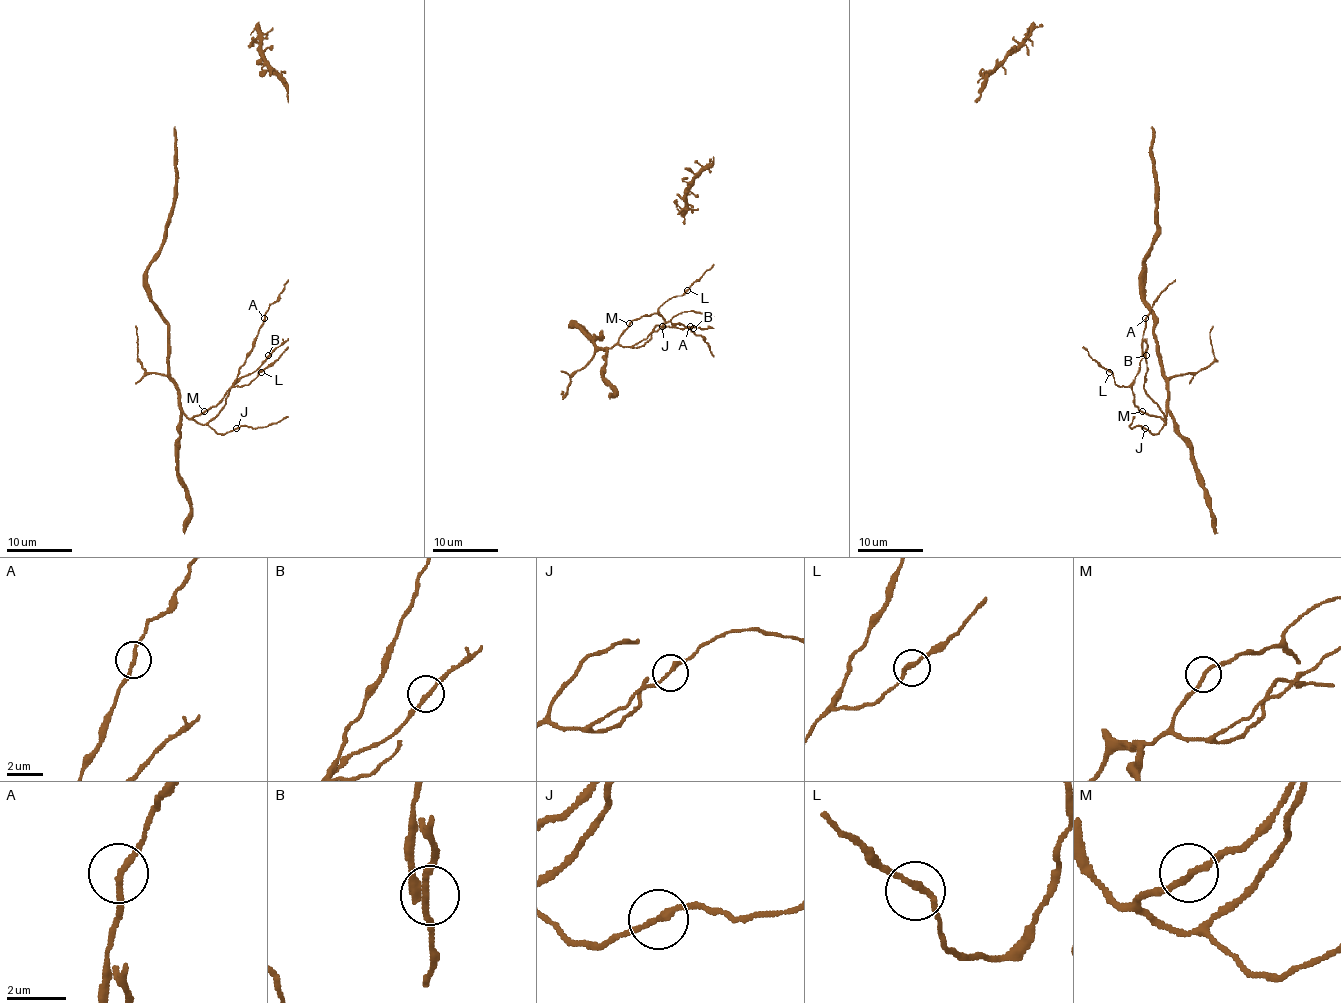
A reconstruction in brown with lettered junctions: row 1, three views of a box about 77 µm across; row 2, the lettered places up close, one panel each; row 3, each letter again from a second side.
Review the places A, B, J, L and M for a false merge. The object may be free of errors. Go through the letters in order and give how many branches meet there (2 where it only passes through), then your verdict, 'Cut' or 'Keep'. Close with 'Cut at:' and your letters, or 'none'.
A: Branches: 2. Keep
B: Branches: 2. Keep
J: Branches: 2. Keep
L: Branches: 2. Keep
M: Branches: 2. Keep
Cut at: none

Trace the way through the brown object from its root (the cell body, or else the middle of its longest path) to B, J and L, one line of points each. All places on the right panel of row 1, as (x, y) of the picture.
B: (1146, 254), (1141, 297), (1153, 313), (1158, 360), (1167, 390), (1164, 424), (1162, 411), (1145, 388), (1146, 355)
J: (1146, 254), (1141, 271), (1141, 297), (1153, 313), (1158, 360), (1167, 390), (1167, 414), (1158, 434), (1145, 429)
L: (1146, 254), (1141, 297), (1153, 313), (1167, 414), (1156, 417), (1140, 411), (1133, 391), (1118, 386), (1109, 372)

